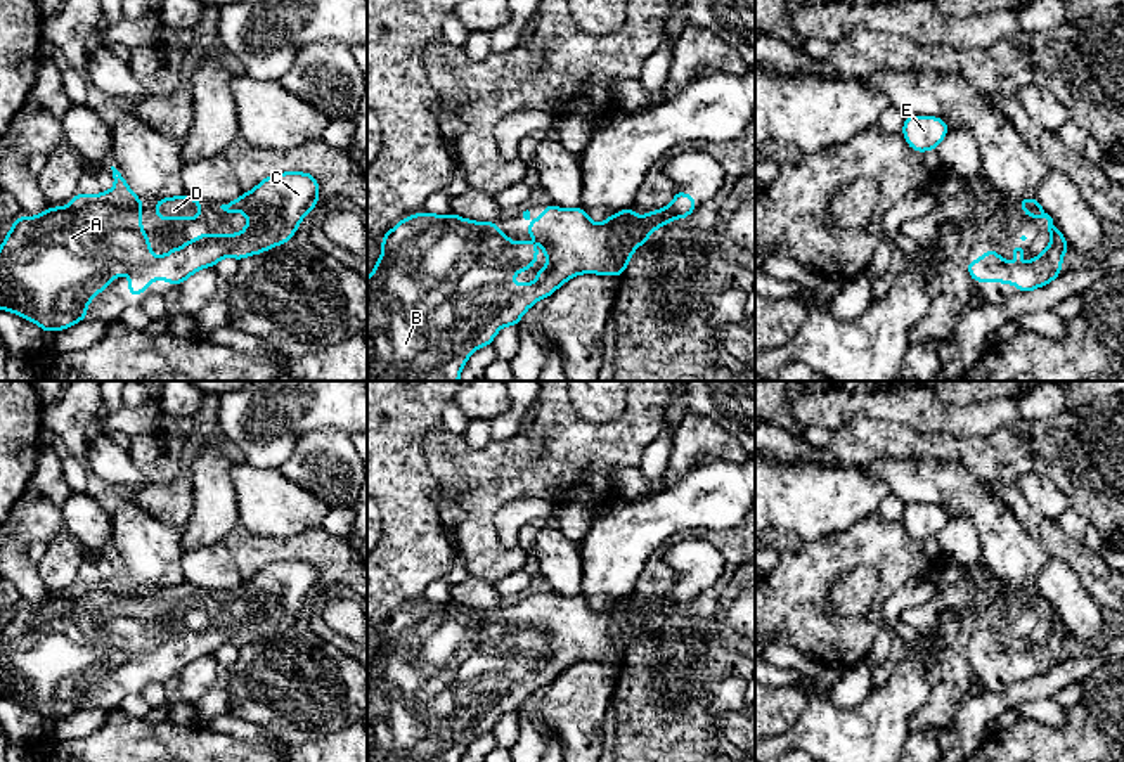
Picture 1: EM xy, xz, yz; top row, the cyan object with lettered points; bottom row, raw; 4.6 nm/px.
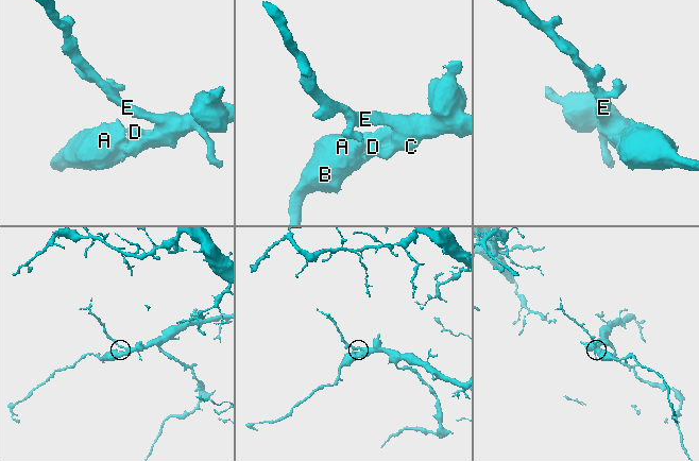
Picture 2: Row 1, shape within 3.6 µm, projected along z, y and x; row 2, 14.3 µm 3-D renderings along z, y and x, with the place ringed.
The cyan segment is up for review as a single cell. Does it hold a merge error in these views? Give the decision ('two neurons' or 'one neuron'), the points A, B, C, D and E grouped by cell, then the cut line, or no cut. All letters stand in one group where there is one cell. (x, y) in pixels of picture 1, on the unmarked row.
one neuron | A B C D E | no cut

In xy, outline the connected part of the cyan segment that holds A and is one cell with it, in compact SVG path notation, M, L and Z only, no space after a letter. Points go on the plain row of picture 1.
M111 554L114 577L97 584L78 580L62 596L48 594L38 604L21 603L10 615L0 634L0 698L17 701L43 720L62 719L87 707L87 693L114 668L128 665L128 681L140 684L158 665L180 674L201 656L215 655L223 644L242 648L249 643L287 630L307 601L319 589L319 570L312 561L286 559L263 566L253 578L242 580L232 591L220 596L227 601L241 599L248 613L239 622L199 622L185 629L182 636L171 636L168 643L149 648L154 637L149 623L142 620L142 585L137 585L121 561Z

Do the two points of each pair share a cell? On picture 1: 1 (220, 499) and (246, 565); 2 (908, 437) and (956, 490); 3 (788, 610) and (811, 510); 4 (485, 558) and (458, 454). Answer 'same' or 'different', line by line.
1: different
2: different
3: different
4: same

